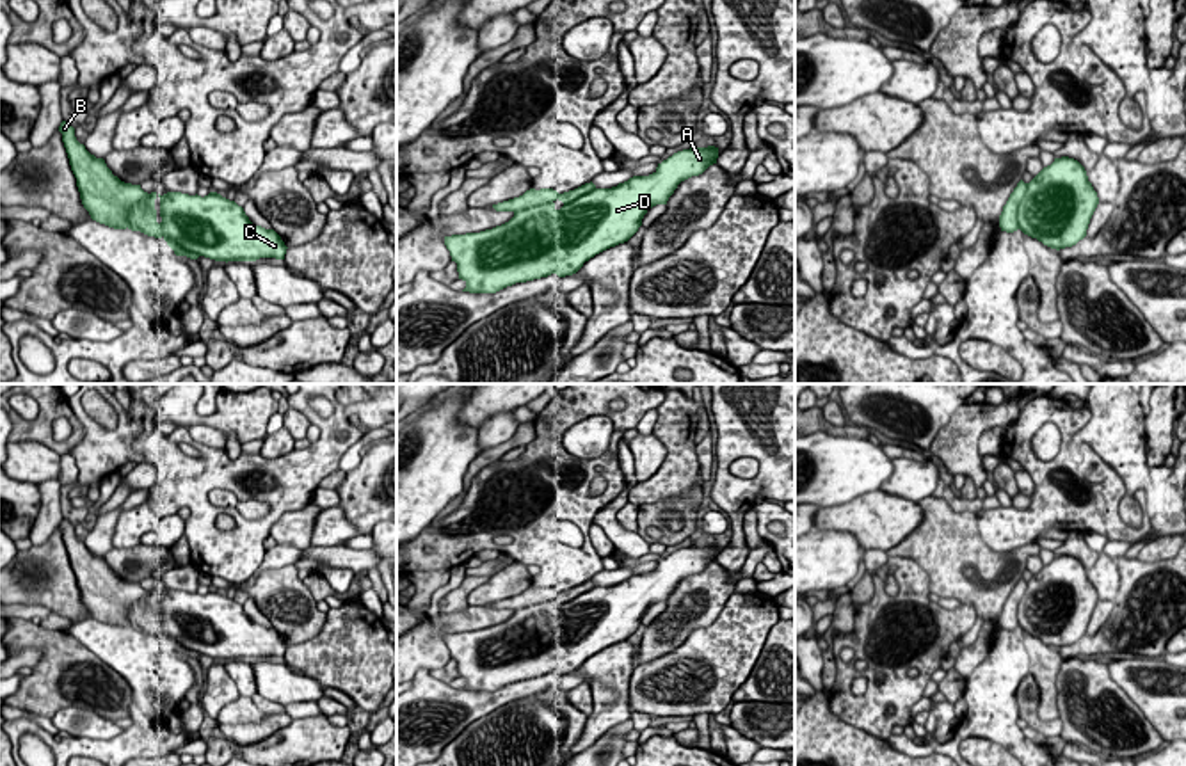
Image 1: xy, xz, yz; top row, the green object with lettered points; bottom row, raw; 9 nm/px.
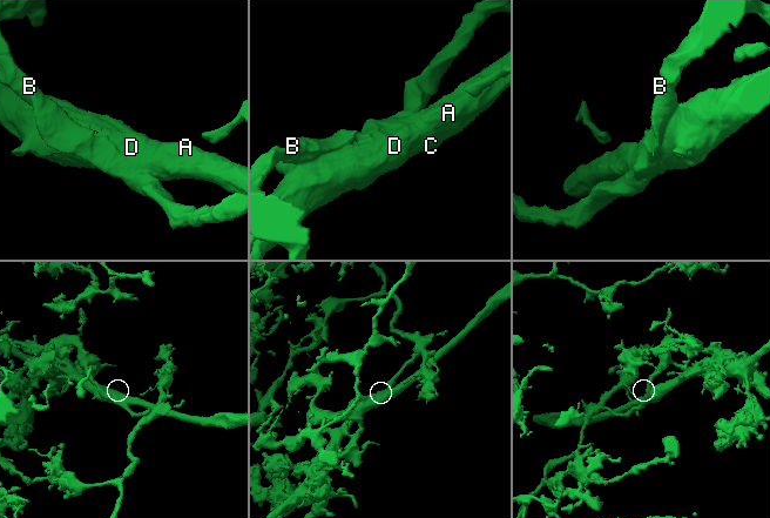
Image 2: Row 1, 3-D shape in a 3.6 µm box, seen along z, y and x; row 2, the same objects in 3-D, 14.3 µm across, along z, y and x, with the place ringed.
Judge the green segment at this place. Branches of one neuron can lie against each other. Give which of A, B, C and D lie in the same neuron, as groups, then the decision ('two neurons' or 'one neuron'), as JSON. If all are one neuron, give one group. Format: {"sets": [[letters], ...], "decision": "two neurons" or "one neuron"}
{"sets": [["A", "C", "D"], ["B"]], "decision": "two neurons"}

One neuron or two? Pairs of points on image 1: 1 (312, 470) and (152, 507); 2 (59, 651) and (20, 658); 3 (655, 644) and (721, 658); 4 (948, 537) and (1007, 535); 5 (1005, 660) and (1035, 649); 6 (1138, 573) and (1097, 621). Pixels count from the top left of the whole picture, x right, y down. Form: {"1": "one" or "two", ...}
{"1": "one", "2": "two", "3": "two", "4": "two", "5": "two", "6": "two"}

